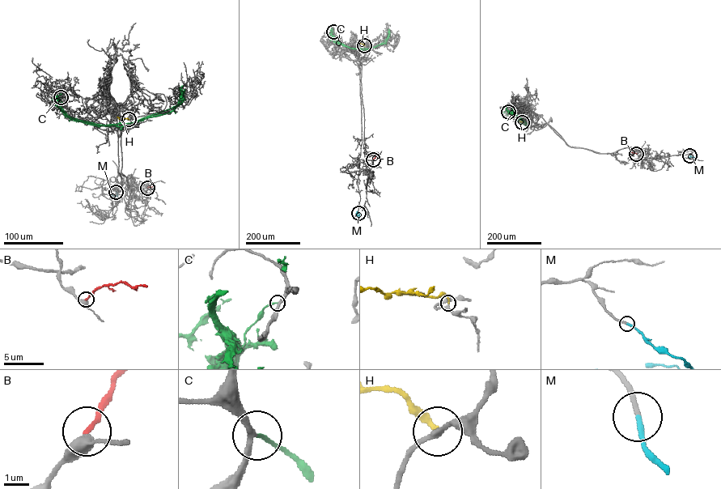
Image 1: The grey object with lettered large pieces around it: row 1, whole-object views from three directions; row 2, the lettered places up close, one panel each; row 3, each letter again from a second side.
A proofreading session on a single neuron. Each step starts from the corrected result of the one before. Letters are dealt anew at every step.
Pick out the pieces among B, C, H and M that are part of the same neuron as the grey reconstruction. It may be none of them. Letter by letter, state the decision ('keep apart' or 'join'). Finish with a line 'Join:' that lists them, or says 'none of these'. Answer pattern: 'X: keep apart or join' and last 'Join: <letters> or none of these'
B: keep apart
C: keep apart
H: join
M: join
Join: H, M

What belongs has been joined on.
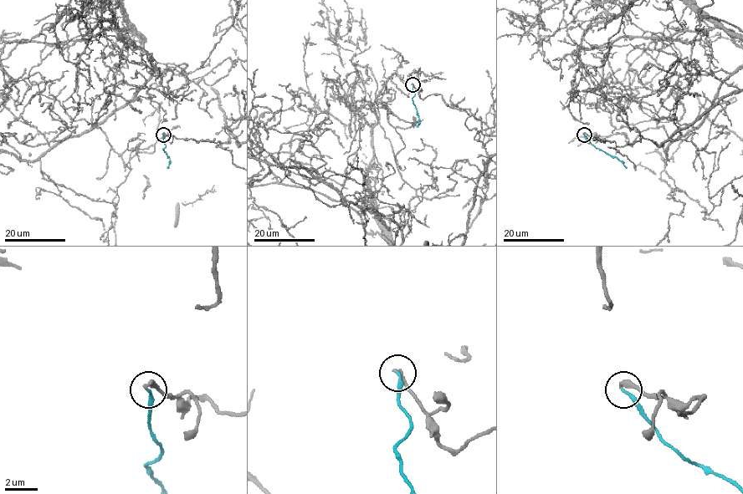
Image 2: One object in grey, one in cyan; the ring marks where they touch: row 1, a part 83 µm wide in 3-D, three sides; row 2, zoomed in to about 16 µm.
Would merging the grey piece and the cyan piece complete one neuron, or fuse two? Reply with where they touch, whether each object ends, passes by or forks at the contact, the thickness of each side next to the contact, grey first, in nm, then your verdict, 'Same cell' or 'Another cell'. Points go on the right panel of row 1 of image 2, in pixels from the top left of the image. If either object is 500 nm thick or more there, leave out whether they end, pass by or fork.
Place: (584, 134). At the ring grey ends. At the ring cyan ends. Thickness 300 nm (grey) against 200 nm. Same cell

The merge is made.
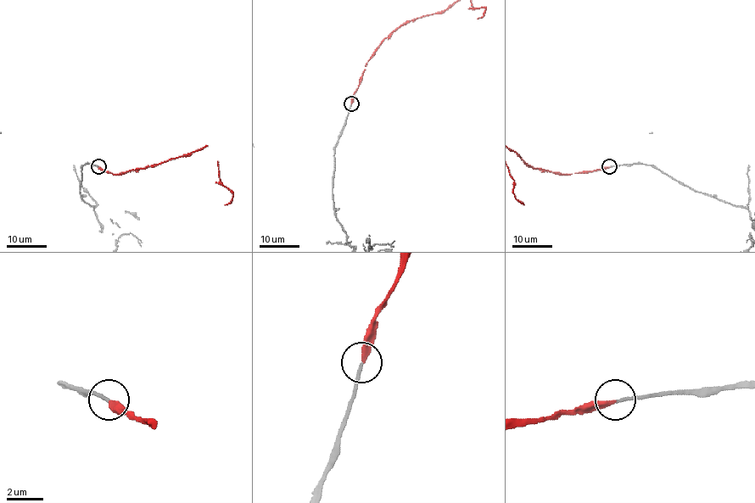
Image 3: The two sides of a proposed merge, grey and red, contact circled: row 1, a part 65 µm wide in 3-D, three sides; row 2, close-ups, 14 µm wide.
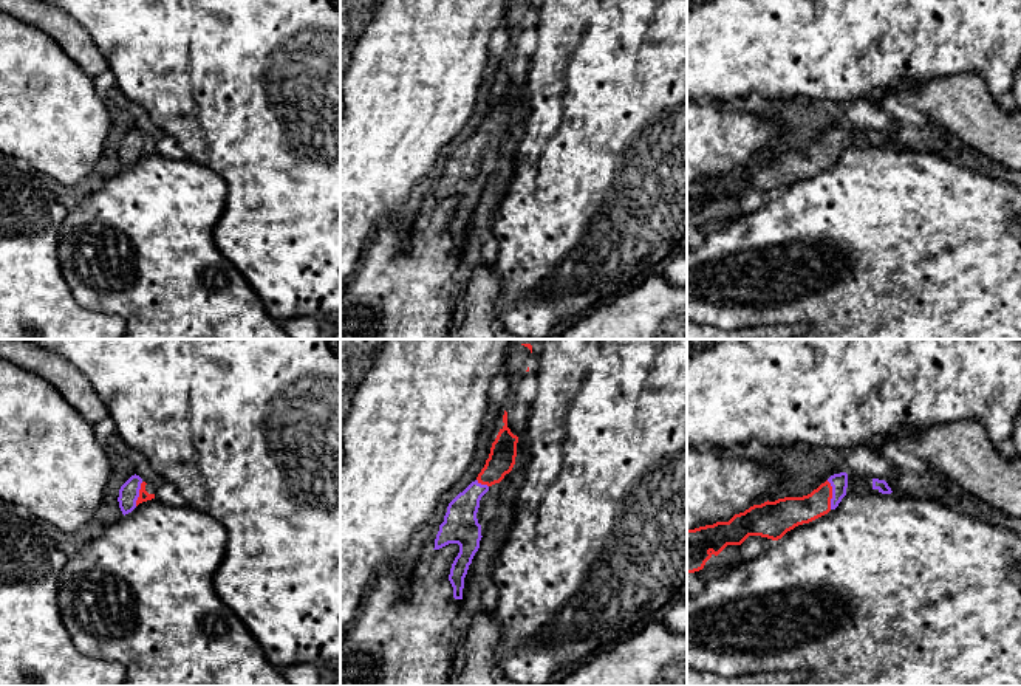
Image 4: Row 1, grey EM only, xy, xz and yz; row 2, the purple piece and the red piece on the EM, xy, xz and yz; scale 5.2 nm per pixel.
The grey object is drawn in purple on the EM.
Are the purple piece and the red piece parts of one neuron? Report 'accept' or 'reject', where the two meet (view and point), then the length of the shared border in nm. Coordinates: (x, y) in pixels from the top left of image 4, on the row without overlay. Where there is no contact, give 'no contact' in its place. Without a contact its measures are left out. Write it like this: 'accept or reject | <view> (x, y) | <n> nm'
accept | yz (833, 147) | 150 nm

